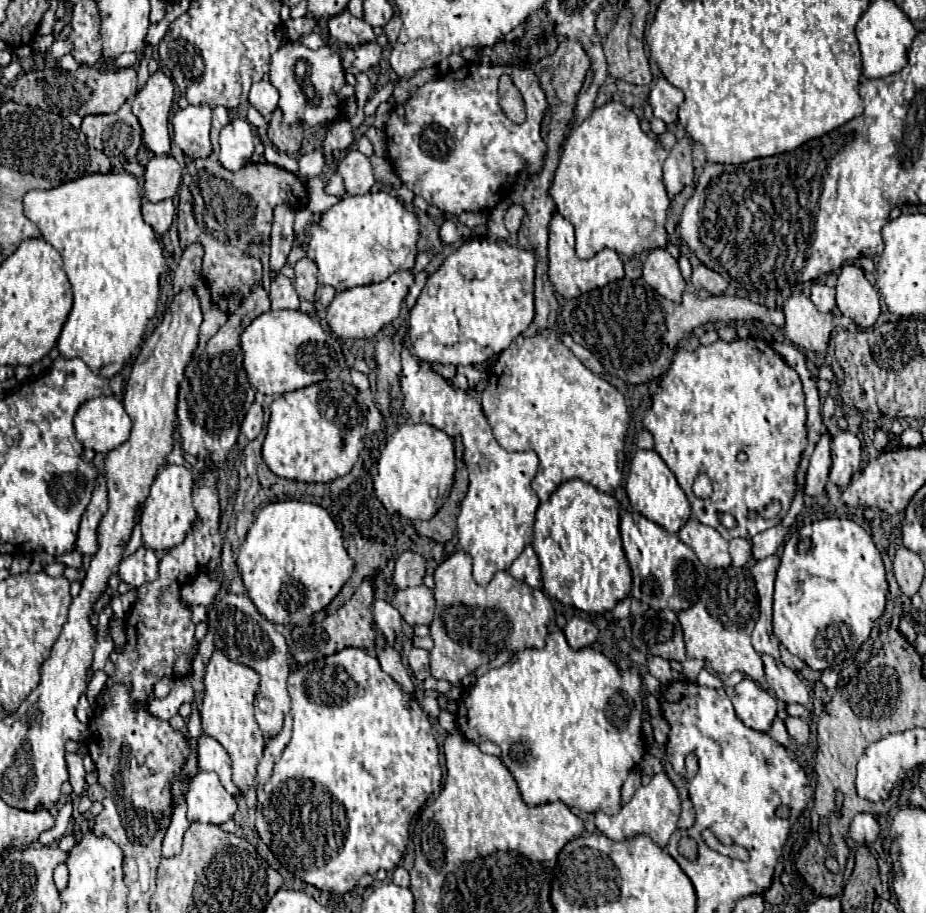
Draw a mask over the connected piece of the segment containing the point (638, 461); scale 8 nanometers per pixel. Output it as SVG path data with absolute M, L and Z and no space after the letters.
M637 450L635 452L631 466L629 466L625 490L627 490L627 496L631 500L633 510L643 514L651 522L663 526L671 534L677 534L679 528L689 520L687 496L679 488L673 472L667 468L667 464L661 460L661 456L655 450Z

